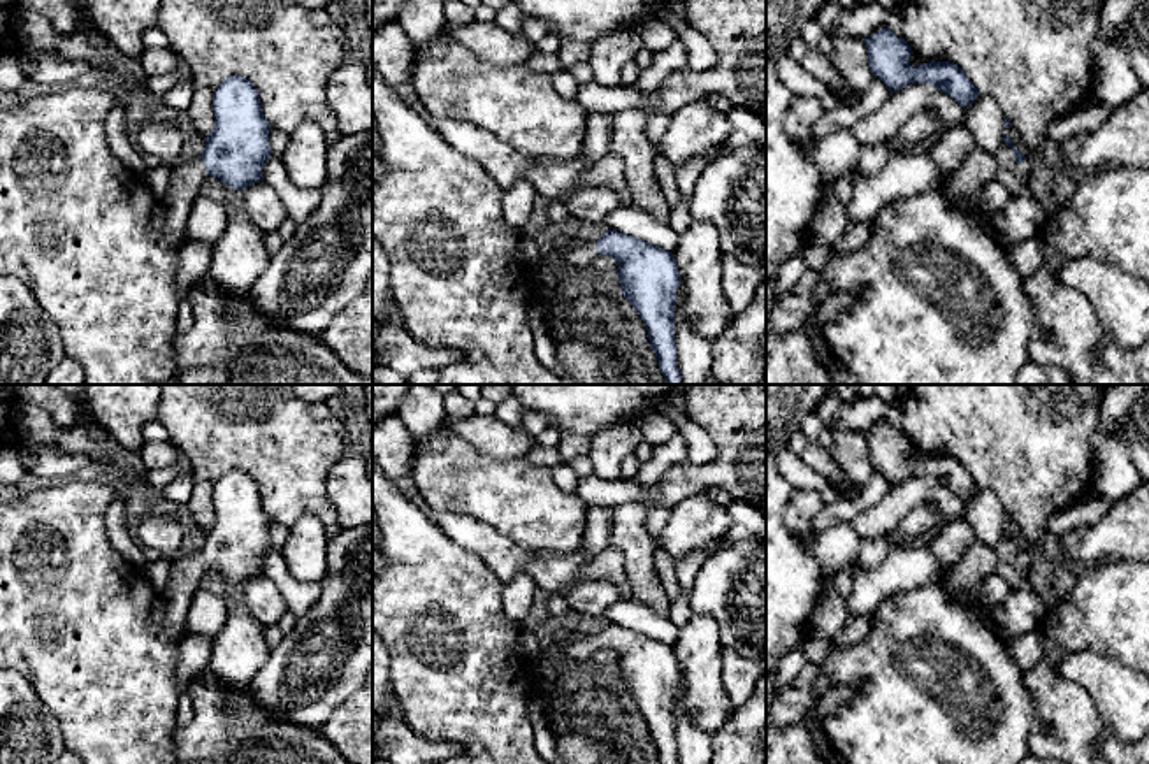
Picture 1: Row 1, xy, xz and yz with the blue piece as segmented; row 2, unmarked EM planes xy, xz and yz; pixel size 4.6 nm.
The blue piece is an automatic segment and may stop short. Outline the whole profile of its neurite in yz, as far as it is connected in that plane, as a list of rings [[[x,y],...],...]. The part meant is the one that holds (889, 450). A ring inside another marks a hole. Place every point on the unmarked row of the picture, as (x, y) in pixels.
[[[882,422],[863,434],[871,469],[878,471],[891,487],[915,476],[933,478],[938,487],[950,488],[963,502],[980,490],[980,485],[956,457],[929,455],[914,460],[910,457],[912,441],[891,422]]]

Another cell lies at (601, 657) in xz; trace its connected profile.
[[[599,648],[587,660],[573,660],[573,666],[578,667],[580,671],[585,671],[592,666],[617,666],[617,662],[618,659],[611,650]]]

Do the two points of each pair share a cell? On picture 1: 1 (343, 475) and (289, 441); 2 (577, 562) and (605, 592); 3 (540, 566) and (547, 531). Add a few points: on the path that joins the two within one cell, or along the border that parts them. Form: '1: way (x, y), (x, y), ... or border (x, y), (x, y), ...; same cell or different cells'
1: border (341, 457), (327, 475), (327, 499), (332, 510); different cells
2: border (577, 582), (608, 580), (622, 599); different cells
3: border (531, 550), (578, 552); different cells

